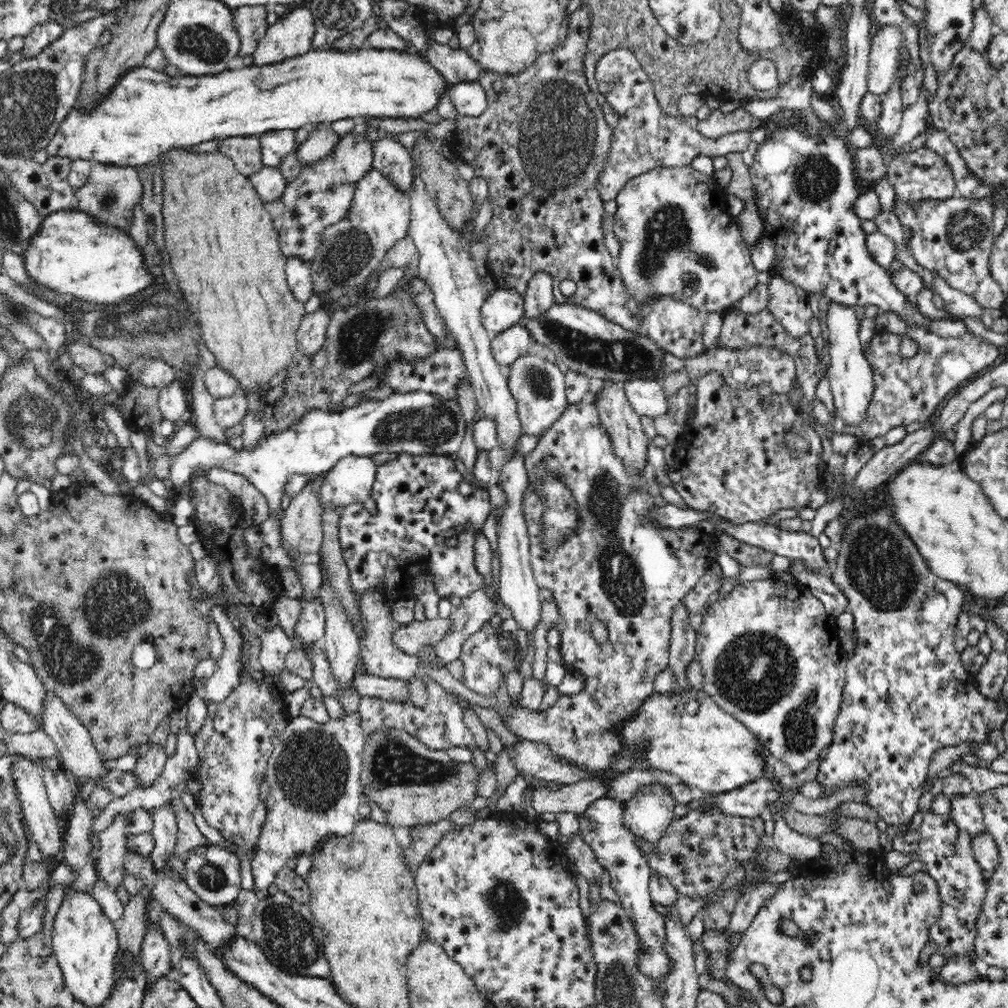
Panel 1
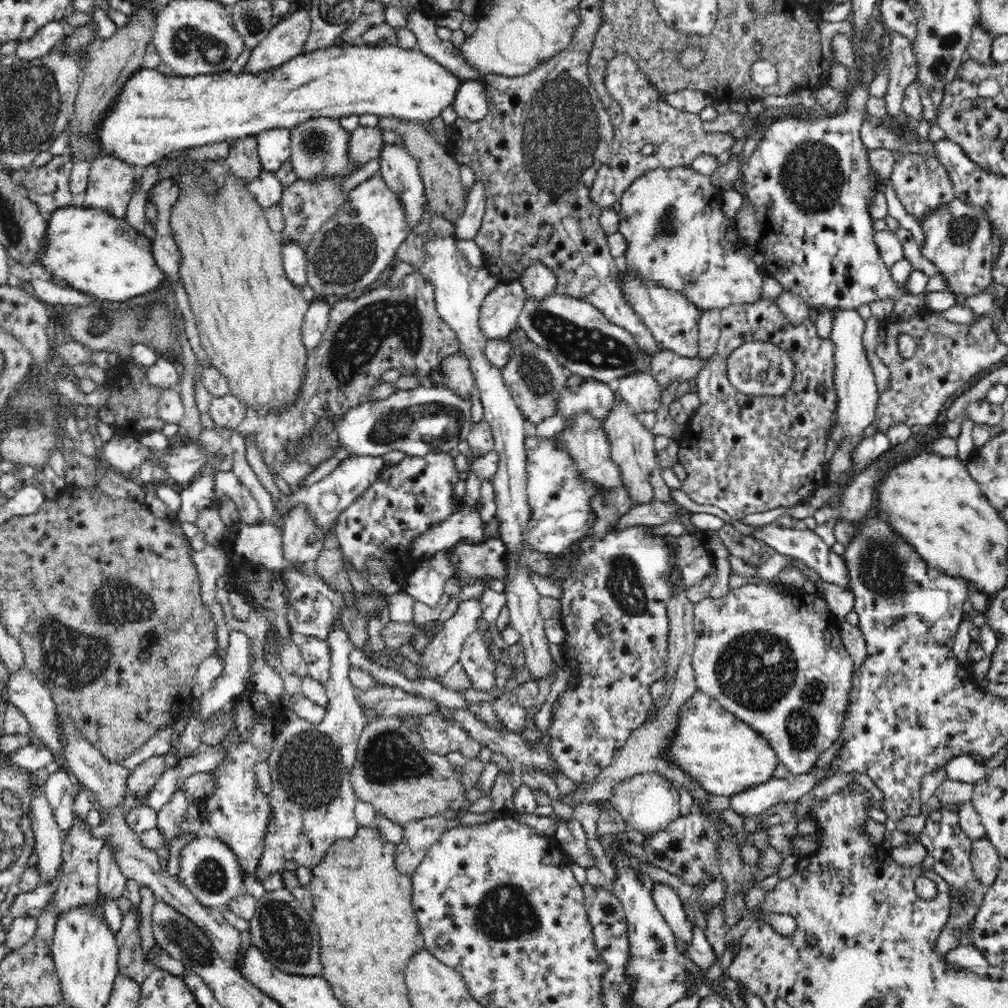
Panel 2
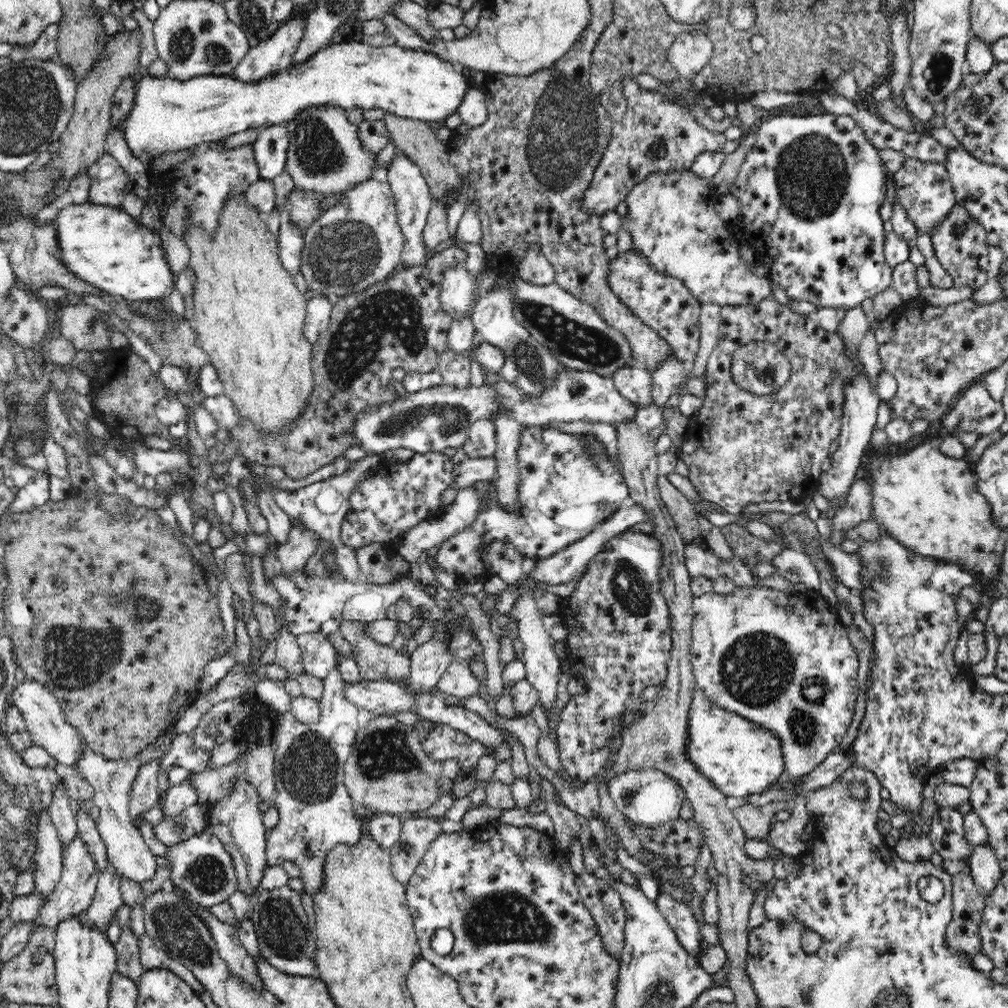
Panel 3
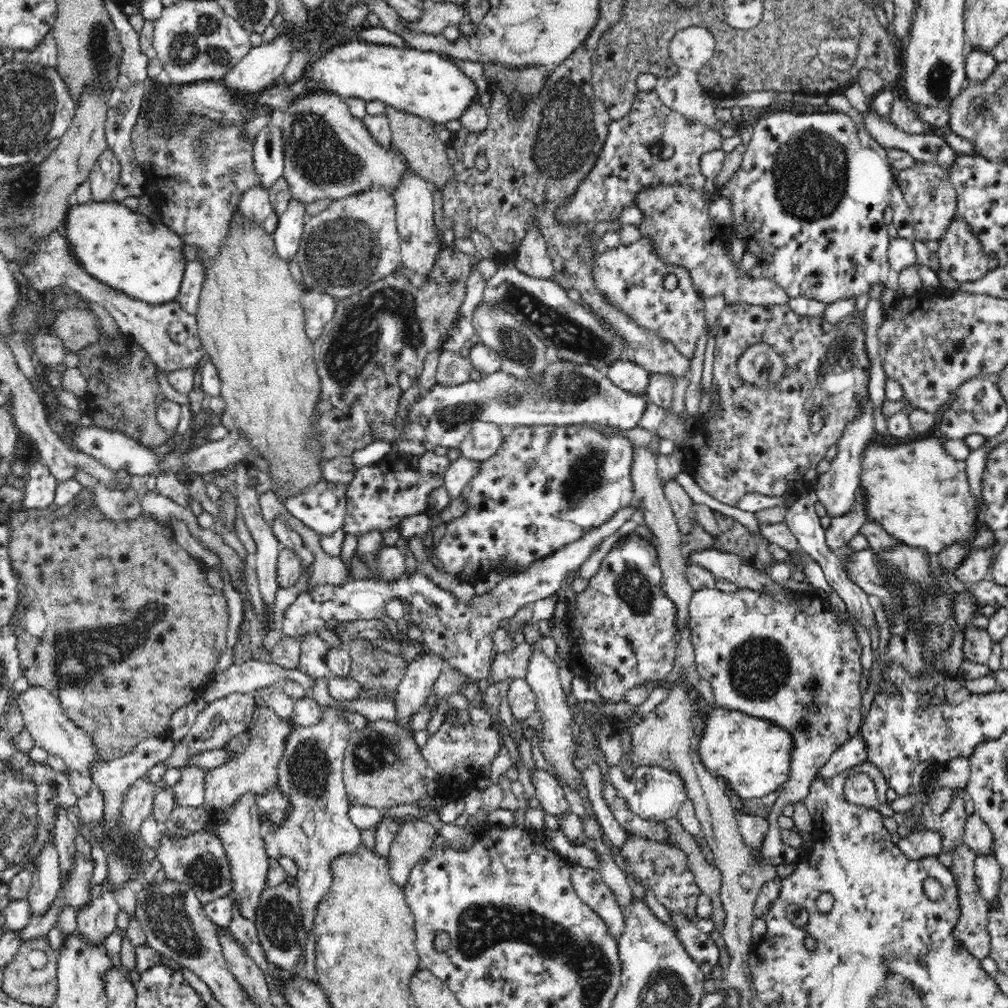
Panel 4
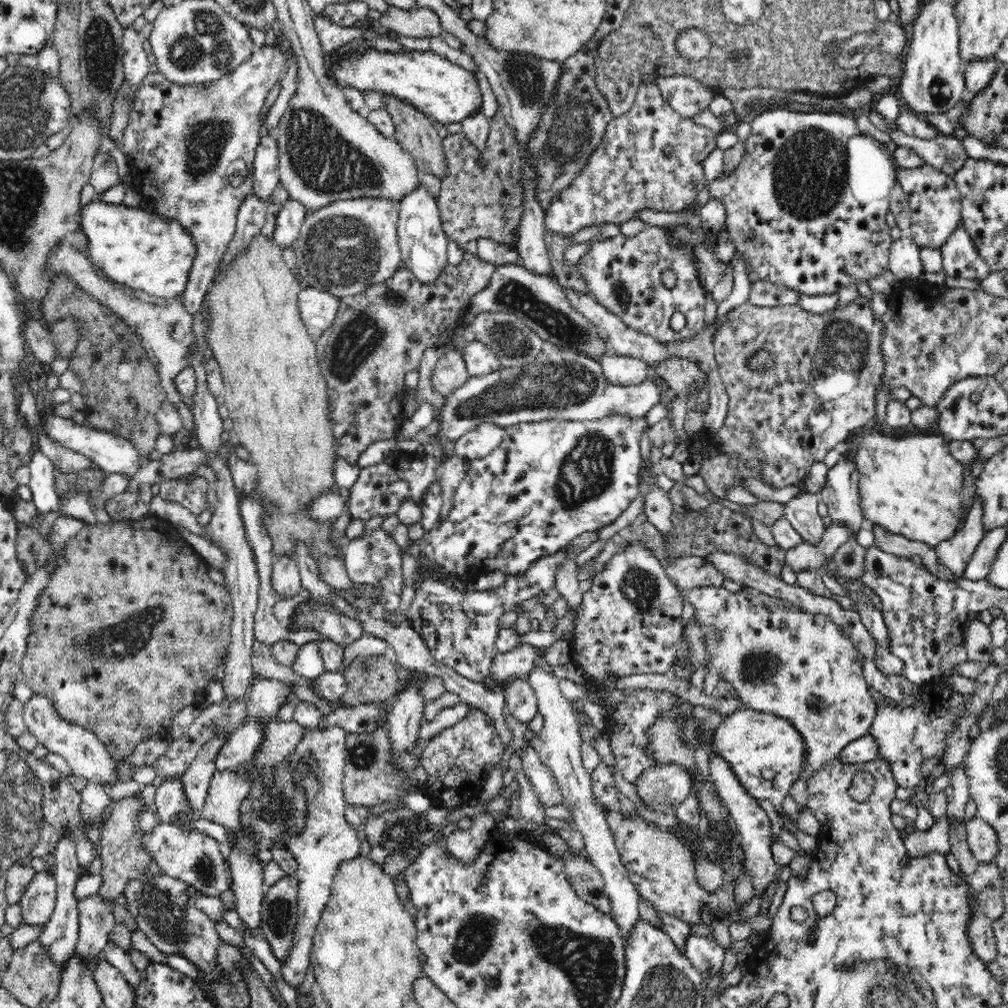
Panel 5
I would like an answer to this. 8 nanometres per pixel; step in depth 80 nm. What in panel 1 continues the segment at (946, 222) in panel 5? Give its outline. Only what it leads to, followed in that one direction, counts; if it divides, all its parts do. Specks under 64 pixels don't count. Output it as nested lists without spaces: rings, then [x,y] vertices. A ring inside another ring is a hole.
[[[926,145],[914,152],[902,152],[896,158],[892,158],[887,167],[886,177],[896,190],[896,198],[904,204],[912,205],[912,209],[919,208],[924,201],[948,200],[957,196],[952,169]]]

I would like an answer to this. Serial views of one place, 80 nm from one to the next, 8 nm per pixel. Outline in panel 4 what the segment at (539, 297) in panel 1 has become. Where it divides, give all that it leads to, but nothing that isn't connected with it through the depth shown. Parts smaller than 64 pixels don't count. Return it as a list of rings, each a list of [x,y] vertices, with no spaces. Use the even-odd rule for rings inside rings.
[[[536,217],[529,218],[528,227],[525,228],[525,236],[521,239],[520,245],[513,261],[516,269],[532,278],[552,279],[555,270]]]

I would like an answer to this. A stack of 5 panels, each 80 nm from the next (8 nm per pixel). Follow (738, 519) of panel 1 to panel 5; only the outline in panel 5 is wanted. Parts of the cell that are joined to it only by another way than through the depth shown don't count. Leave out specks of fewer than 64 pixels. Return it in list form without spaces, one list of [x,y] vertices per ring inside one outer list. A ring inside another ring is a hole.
[[[859,295],[845,309],[832,309],[823,314],[815,314],[804,311],[800,305],[786,305],[763,307],[754,306],[749,302],[743,303],[735,308],[732,308],[725,315],[725,323],[721,329],[715,334],[714,356],[720,378],[725,386],[726,393],[730,397],[728,402],[728,411],[724,420],[724,425],[716,432],[716,436],[711,436],[705,444],[706,452],[702,452],[703,460],[697,474],[700,474],[706,482],[706,486],[714,496],[725,498],[726,490],[730,486],[739,486],[742,482],[746,482],[748,478],[756,478],[772,488],[784,488],[784,486],[797,485],[800,480],[804,480],[810,474],[810,468],[814,462],[822,462],[828,450],[832,450],[838,442],[844,442],[848,433],[852,432],[861,426],[866,426],[872,423],[876,414],[876,388],[882,382],[882,374],[884,374],[884,359],[882,353],[883,342],[883,322],[875,320],[870,308],[871,299],[866,299]],[[758,349],[766,349],[769,354],[770,363],[765,367],[751,370],[750,358],[754,356]]]

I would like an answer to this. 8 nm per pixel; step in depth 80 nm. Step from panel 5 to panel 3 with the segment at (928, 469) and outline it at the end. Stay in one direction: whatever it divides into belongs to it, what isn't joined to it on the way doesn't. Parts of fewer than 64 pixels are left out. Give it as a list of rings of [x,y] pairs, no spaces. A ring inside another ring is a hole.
[[[920,444],[908,454],[876,456],[868,470],[872,508],[885,532],[890,533],[900,544],[915,550],[922,556],[934,558],[938,563],[959,564],[977,572],[979,584],[995,586],[1000,572],[1001,555],[1006,541],[1000,537],[1003,528],[992,518],[992,505],[979,493],[977,481],[970,473],[968,462],[942,454],[930,444]]]

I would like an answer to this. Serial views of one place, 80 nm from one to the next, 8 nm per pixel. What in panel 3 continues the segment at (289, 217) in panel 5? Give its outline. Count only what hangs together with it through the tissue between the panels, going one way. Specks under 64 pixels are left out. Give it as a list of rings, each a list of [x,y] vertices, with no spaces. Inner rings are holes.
[[[282,215],[280,229],[278,230],[278,245],[279,245],[279,260],[282,262],[284,269],[286,269],[293,277],[301,272],[301,255],[303,252],[303,233],[297,228],[295,224],[289,221],[289,217]]]

